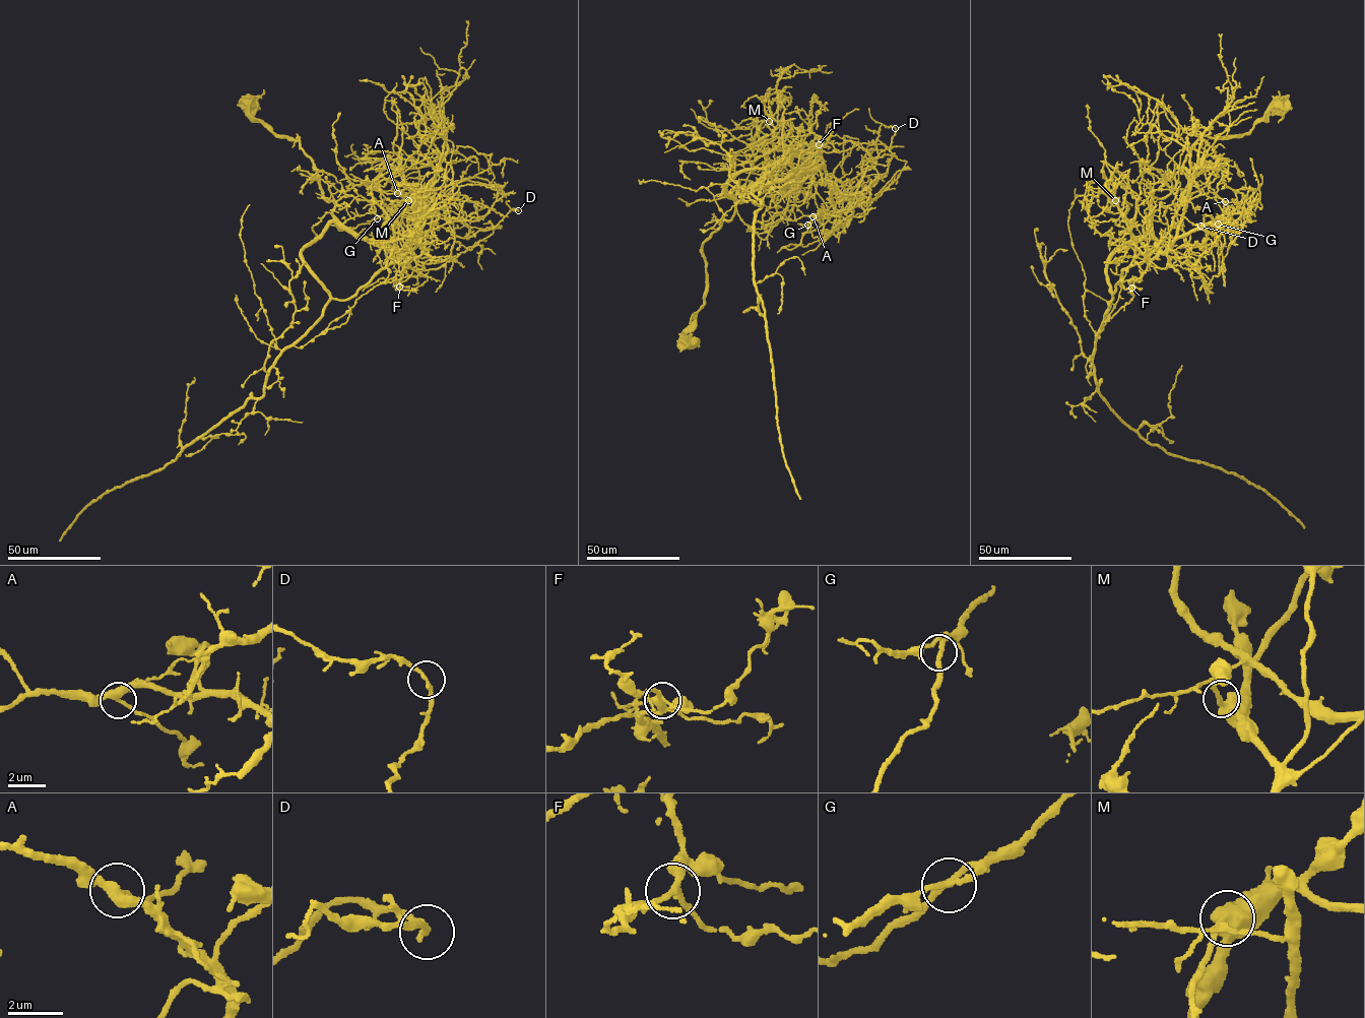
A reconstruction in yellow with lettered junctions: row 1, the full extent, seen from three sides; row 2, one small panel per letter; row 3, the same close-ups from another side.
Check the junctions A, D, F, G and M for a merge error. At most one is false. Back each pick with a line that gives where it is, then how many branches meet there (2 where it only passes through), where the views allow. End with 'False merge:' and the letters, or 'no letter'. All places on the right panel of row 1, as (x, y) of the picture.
False merge: no letter

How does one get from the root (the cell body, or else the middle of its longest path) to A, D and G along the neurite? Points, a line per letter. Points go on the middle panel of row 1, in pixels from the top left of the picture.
A: (687, 340), (684, 330), (708, 285), (703, 244), (731, 217), (736, 192), (822, 166), (833, 213), (813, 216)
D: (687, 340), (708, 285), (703, 244), (731, 217), (736, 192), (822, 166), (842, 186), (875, 164), (895, 128)
G: (687, 340), (684, 330), (708, 285), (703, 244), (731, 217), (736, 192), (822, 166), (832, 202), (807, 225)

